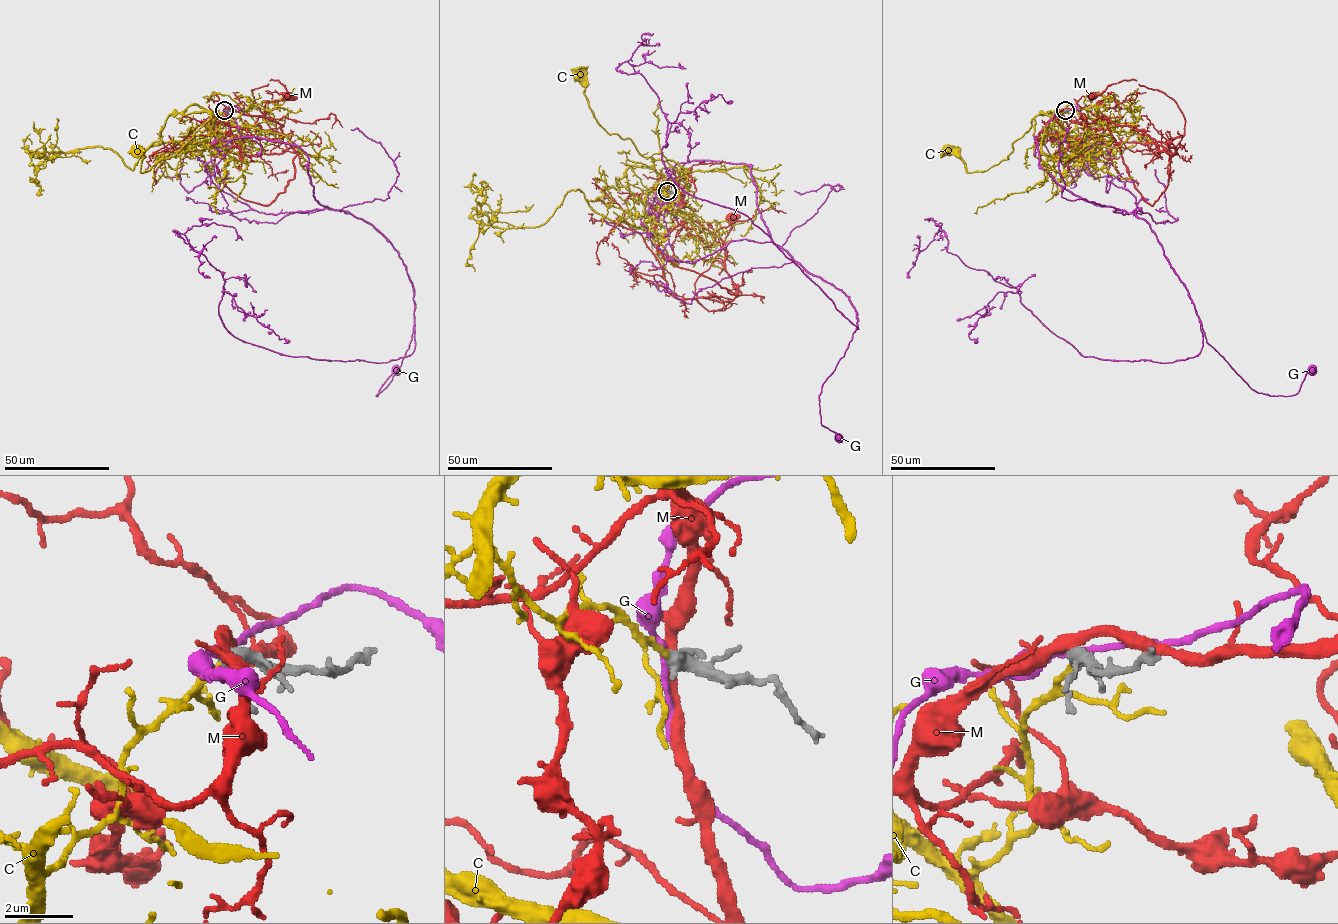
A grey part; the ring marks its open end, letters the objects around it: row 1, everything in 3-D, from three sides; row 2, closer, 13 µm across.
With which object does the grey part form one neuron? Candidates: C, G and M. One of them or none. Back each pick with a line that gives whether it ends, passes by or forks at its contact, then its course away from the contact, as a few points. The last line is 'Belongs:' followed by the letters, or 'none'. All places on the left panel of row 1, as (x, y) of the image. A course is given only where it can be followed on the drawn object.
C: it ends; course (224, 110), (214, 122), (210, 114), (174, 156), (148, 171), (140, 171), (144, 155), (135, 149)
Belongs: C

